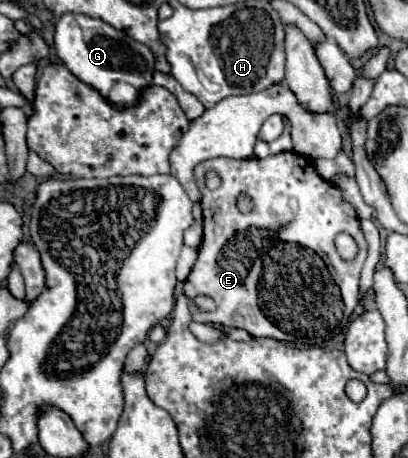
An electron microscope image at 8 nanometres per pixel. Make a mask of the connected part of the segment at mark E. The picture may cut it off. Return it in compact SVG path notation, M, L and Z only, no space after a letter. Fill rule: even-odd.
M280 152L264 160L212 158L196 164L194 176L202 192L204 240L198 260L184 282L184 294L210 296L216 302L216 310L202 312L200 308L192 308L192 320L204 324L216 322L228 328L244 328L254 338L276 338L282 342L294 342L296 346L320 346L320 340L330 340L340 334L358 304L358 280L368 254L368 244L360 230L358 214L354 206L344 200L342 190L336 184L326 182L316 172L312 158L296 152ZM208 168L216 170L222 178L222 186L218 190L208 190L204 186L204 172ZM240 194L248 194L252 198L250 212L238 210ZM262 224L266 224L266 228L268 224L274 224L276 228L272 230L276 230L276 238L262 240ZM340 232L360 238L360 254L354 262L344 262L334 248L334 238ZM276 242L294 242L314 250L330 274L330 284L324 276L326 286L314 286L310 294L308 288L302 288L302 294L282 294L276 296L274 302L262 302L258 294L262 260Z

